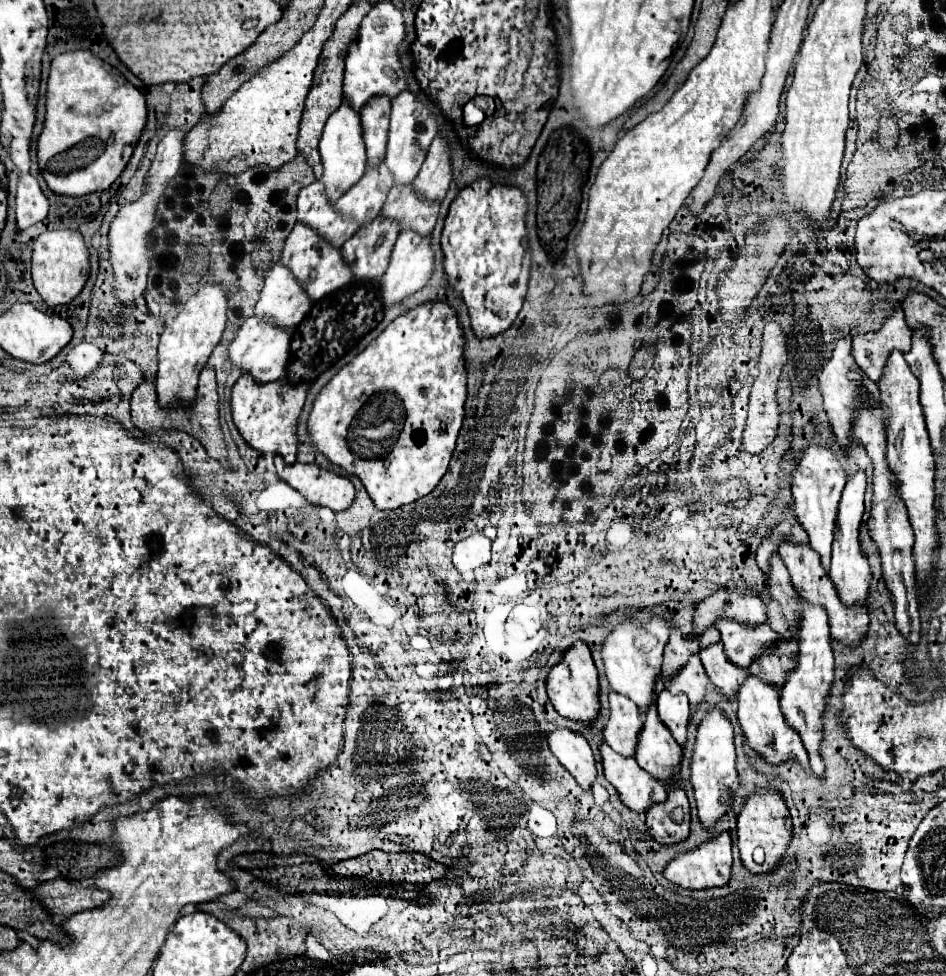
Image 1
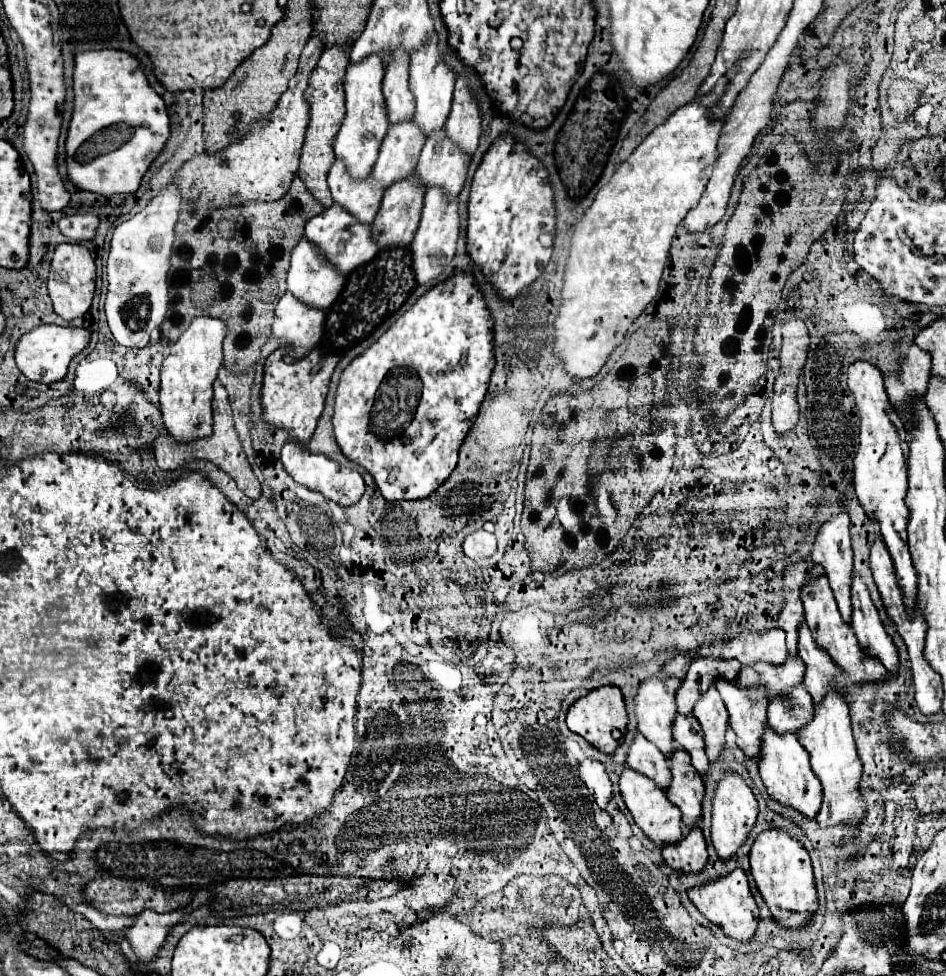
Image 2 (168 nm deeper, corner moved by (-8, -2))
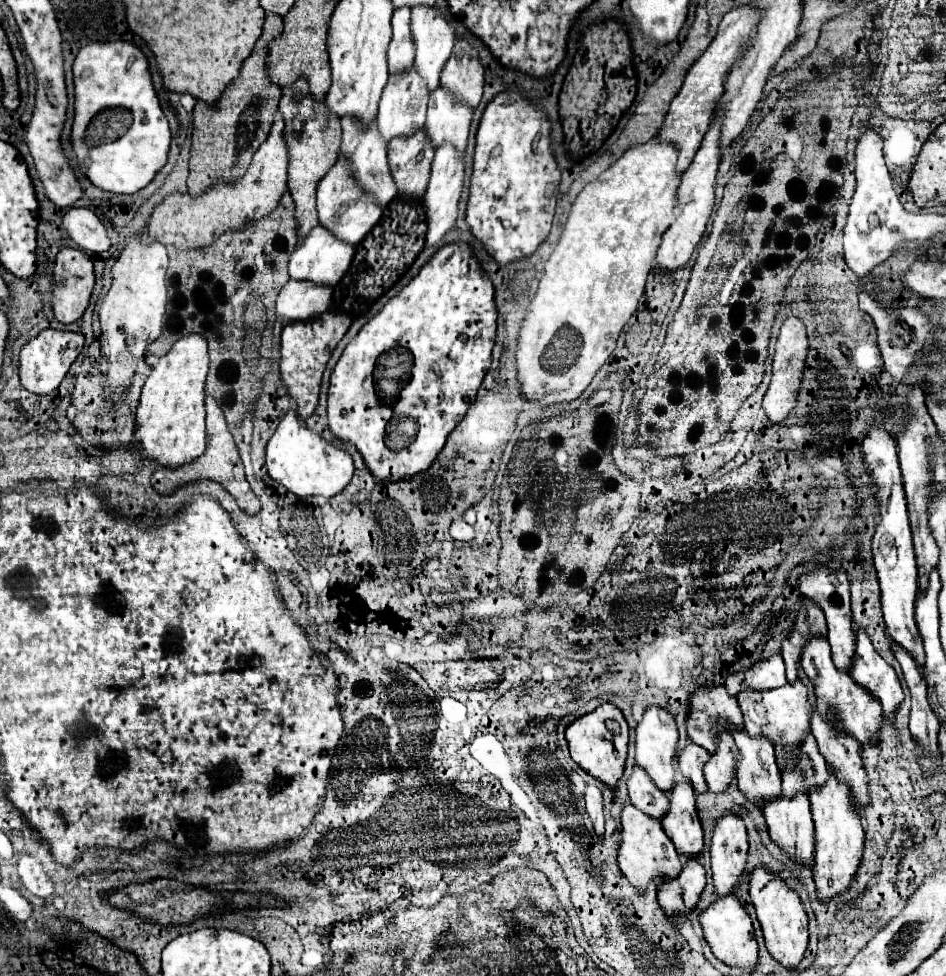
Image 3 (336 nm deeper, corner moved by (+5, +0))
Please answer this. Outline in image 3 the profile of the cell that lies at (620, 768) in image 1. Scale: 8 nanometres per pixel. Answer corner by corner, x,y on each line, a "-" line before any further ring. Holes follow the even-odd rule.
626,804
622,810
622,832
620,832
620,852
618,852
618,866
622,874
628,878
628,882
644,892
650,882
662,880
662,876
678,876
682,870
680,856
676,854
676,848
672,840
662,830
662,824
644,812
636,810
632,804

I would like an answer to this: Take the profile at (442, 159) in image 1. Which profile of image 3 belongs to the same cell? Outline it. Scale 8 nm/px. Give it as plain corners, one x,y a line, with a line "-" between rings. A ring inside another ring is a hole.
462,38
456,40
450,60
442,68
440,82
450,92
454,92
454,96
476,108
480,104
484,86
484,66
480,62
478,50

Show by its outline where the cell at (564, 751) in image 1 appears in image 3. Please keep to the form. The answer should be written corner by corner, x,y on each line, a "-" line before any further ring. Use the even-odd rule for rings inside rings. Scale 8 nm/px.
588,784
584,800
586,800
586,812
588,812
588,816
594,824
596,836
602,838
604,836
604,814
602,814
602,794
600,794
600,790
594,784

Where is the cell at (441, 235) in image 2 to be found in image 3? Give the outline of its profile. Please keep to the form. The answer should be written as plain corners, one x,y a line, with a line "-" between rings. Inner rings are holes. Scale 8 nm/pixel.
442,144
442,148
436,150
430,184
424,194
424,206
426,206
426,218
428,218
428,232
426,232
426,246
434,246
442,240
442,236
454,226
458,218
458,202
462,196
464,186
464,154
458,152
452,144

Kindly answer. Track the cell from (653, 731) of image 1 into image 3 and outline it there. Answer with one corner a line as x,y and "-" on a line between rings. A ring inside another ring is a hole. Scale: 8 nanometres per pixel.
676,784
670,792
670,814
662,820
662,828
682,856
700,856
704,850
704,832
694,806
694,790
690,784

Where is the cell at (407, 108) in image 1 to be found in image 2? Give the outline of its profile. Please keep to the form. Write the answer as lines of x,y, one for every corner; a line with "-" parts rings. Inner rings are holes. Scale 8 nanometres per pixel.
431,36
427,46
411,56
409,66
409,88
415,96
415,114
413,124
421,128
425,138
429,138
435,130
441,130
447,122
447,114
451,112
451,100
453,100
453,84
455,76
453,72
443,64
441,54
437,50
437,36

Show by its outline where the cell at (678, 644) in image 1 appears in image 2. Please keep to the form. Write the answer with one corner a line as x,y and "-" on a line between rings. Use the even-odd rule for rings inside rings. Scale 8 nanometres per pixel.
695,658
675,694
679,714
691,714
693,704
697,698
707,690
707,686
715,680
715,676
723,678
737,678
741,664
737,660
723,660
723,658

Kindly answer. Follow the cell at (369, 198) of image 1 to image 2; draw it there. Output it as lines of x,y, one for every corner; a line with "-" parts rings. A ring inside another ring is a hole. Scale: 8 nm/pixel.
411,120
399,126
391,126
381,144
379,158
371,170
371,178
381,182
383,188
409,178
417,166
423,144
425,138
417,126
411,124

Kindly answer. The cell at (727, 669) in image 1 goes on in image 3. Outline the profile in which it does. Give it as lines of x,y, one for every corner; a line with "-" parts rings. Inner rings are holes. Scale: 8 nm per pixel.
732,732
740,748
738,788
746,802
762,806
766,800
782,796
782,776
776,766
774,746
766,738
750,738
746,732

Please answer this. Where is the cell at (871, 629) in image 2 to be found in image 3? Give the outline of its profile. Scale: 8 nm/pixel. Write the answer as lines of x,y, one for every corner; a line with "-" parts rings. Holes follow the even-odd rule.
856,630
856,656
850,668
850,676
862,684
876,700
880,700
884,716
894,722
898,706
904,700
902,686
894,668
874,650
864,630

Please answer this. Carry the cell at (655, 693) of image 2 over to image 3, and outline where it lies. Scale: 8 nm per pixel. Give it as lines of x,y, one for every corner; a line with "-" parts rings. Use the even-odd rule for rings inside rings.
656,706
648,708
644,712
642,722
636,726
636,764
648,772
648,776
662,792
670,792
670,788
674,788
676,754
678,754
678,728
674,716
664,708

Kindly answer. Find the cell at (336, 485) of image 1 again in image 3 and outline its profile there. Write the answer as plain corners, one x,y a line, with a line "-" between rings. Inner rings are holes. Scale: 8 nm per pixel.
290,410
282,418
274,436
270,438
266,446
266,466
268,466
270,478
286,486
292,494
324,496
324,498
332,498
340,494
350,482
354,472
352,456
346,450
328,444
318,432
310,430
306,422
300,416
296,416
294,410

